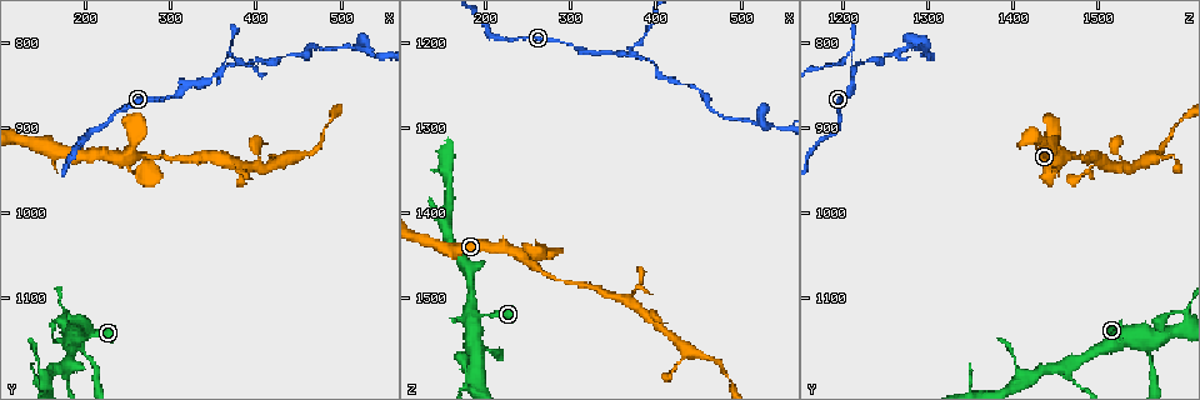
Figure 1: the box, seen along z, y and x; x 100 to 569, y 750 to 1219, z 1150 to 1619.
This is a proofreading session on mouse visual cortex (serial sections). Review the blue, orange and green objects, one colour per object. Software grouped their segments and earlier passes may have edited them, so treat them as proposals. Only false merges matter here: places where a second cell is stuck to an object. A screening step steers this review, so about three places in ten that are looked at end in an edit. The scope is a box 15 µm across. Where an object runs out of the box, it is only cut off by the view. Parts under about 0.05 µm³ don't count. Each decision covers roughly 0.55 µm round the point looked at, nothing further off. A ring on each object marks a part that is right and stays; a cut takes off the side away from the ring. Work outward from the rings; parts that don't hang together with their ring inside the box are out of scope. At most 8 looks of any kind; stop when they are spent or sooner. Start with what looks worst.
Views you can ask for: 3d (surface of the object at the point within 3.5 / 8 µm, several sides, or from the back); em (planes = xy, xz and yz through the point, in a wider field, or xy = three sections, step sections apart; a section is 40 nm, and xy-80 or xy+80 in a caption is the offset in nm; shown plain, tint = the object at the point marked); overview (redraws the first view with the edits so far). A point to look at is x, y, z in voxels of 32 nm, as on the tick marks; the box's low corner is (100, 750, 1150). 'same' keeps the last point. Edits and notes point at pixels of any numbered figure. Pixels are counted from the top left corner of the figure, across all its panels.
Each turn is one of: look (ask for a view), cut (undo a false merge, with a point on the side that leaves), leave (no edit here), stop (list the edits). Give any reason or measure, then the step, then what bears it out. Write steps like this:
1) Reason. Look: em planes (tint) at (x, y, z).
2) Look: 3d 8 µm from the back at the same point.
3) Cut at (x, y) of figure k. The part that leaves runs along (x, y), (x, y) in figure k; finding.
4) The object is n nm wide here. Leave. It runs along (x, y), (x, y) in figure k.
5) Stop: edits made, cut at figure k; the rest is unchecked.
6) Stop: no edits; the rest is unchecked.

Arms part here. Look: 3d 3.5 µm from the back at (360, 830, 1210).

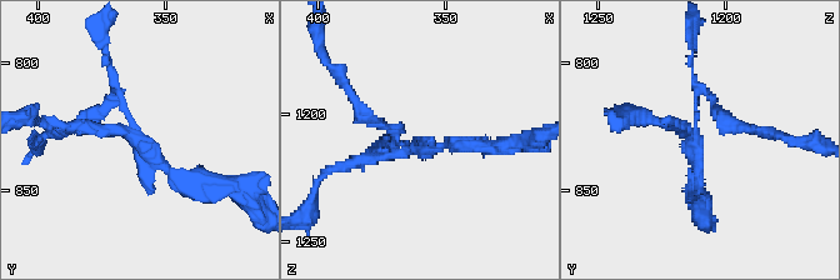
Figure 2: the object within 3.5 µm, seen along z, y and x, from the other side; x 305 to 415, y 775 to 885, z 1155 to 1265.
Cut at (374, 123) of figure 2. The part that leaves runs along (411, 144), (361, 113), (350, 90) in figure 2; two cells meet here.

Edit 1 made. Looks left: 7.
Look: 3d 3.5 µm at (435, 935, 1560).

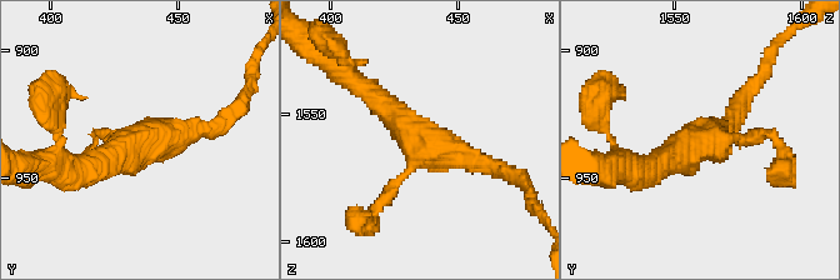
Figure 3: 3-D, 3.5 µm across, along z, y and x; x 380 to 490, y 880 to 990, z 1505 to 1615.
Look: em xy step 3 (tint) at (439, 935, 1563).

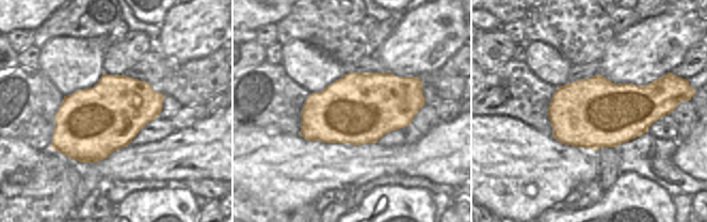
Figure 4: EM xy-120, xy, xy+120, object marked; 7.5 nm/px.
Another direction. Look: em xy step 2 (tint) at the same point.

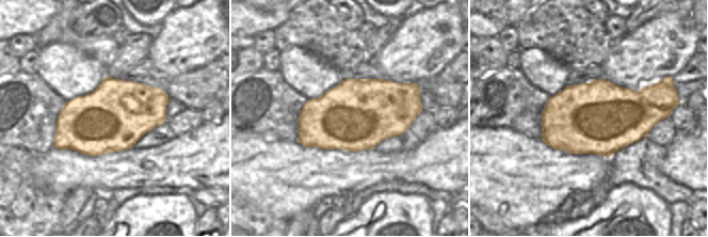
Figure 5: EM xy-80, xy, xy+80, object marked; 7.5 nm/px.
The object is 550 nm wide here. Leave. It runs along (366, 90), (428, 144), (501, 170) in figure 3; continuous, no second cell.

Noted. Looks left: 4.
A fork. Look: 3d 3.5 µm from the back at (180, 1175, 1470).

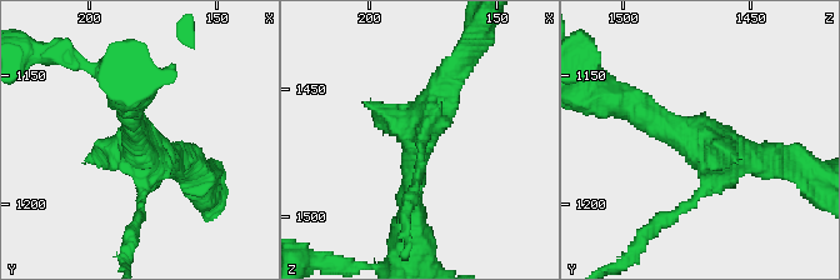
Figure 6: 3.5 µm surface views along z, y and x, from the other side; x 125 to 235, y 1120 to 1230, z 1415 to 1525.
Look: em xy step 5 (plain) at (182, 1175, 1471).

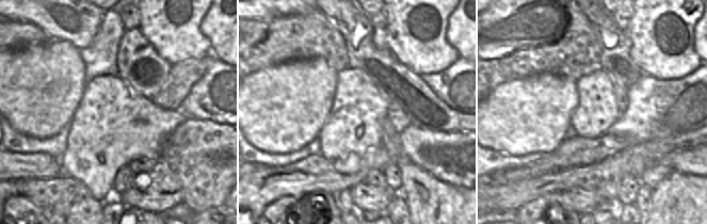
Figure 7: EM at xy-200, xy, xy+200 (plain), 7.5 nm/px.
Look: em xy step 5 (tint) at the same point.

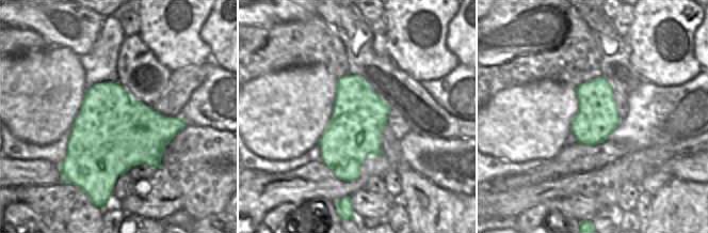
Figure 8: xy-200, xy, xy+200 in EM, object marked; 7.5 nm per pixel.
Leave. It runs along (411, 195), (415, 129), (465, 61) in figure 6; continuous, no second cell.

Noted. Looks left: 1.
Stop: edits made, cut at figure 2; the rest is unchecked.

